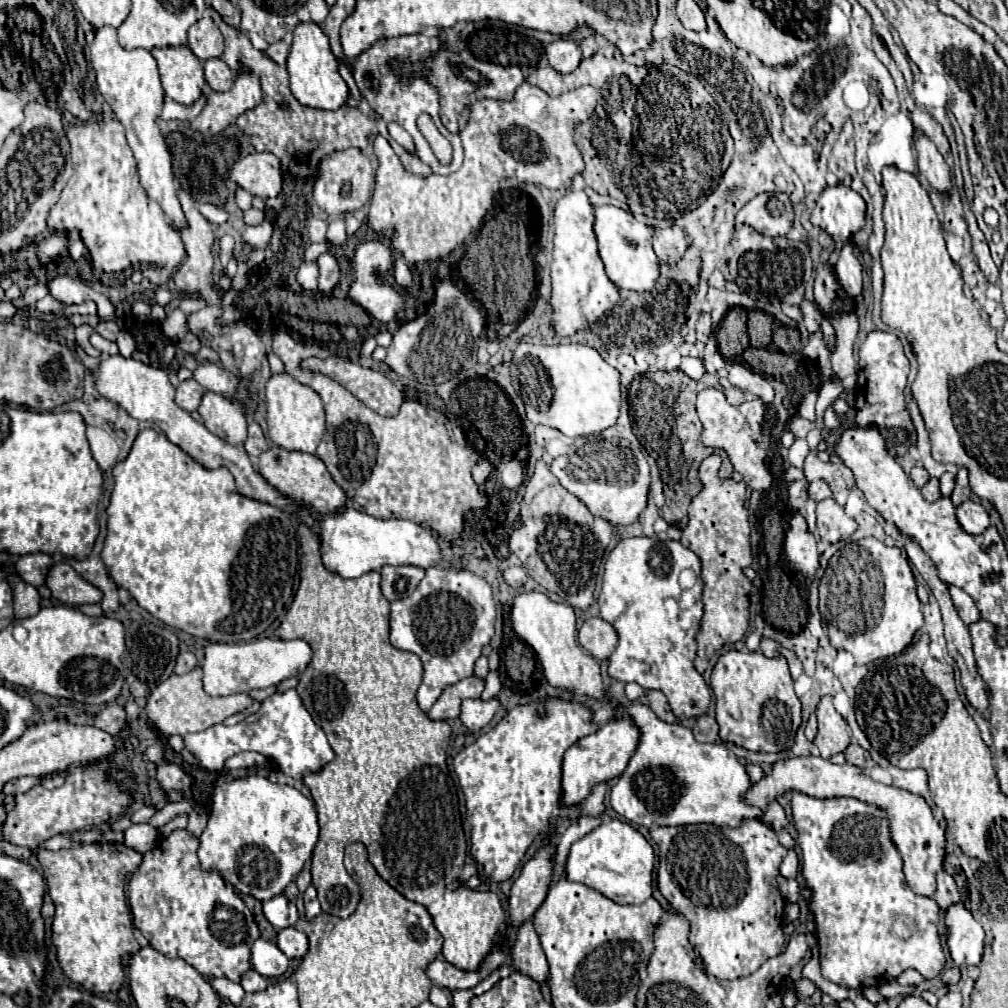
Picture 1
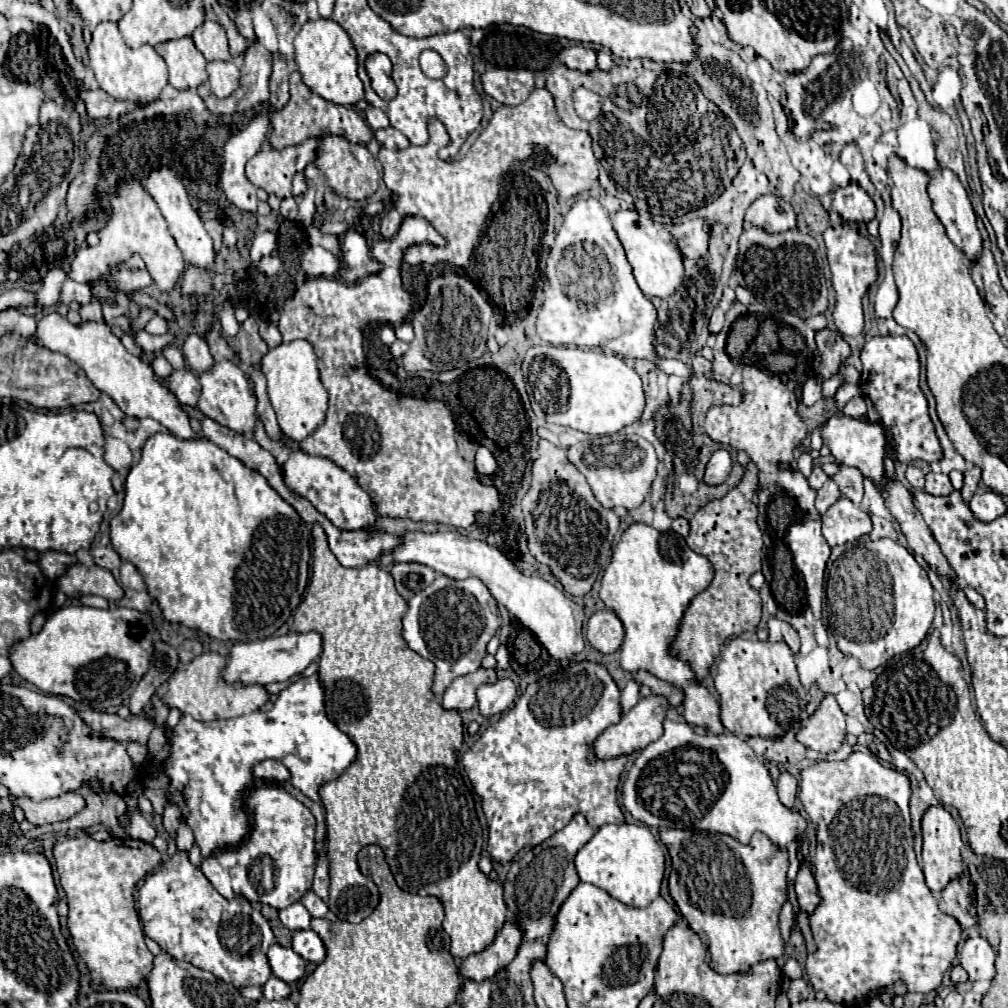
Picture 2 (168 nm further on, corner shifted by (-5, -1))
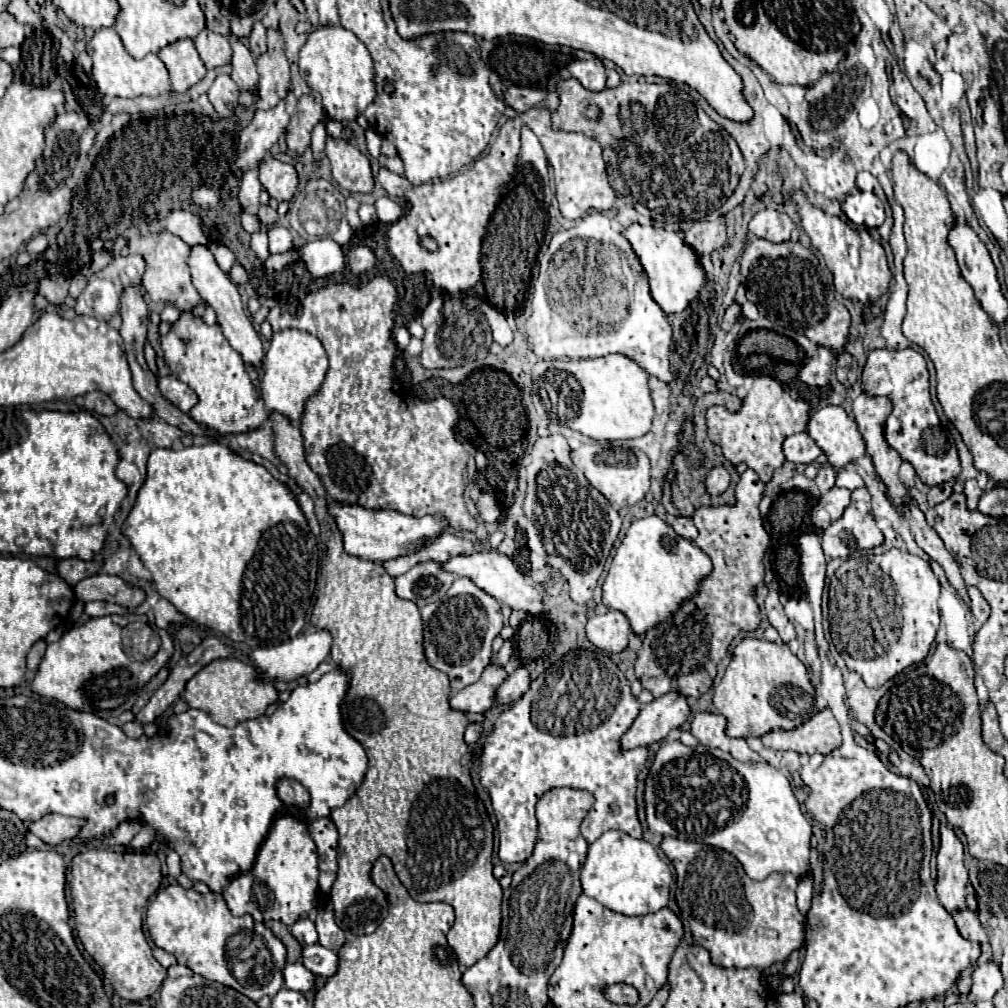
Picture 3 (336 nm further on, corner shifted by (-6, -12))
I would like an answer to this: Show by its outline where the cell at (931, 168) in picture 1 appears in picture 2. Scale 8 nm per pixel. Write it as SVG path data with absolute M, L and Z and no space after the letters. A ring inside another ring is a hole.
M936 167L932 171L928 171L930 175L930 183L928 183L928 195L932 199L932 205L934 205L934 213L938 215L938 219L942 221L942 225L946 227L946 233L950 237L950 241L962 249L972 261L980 257L980 251L982 251L982 237L978 233L978 227L976 227L976 215L974 215L974 209L970 205L970 199L968 199L968 193L964 189L964 185L960 183L960 179L956 177L956 173L952 173L950 169L944 169L944 167Z

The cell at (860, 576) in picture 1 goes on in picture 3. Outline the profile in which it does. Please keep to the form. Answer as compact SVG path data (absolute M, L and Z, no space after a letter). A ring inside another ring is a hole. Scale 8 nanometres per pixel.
M895 548L895 550L889 550L889 552L879 554L879 556L873 553L873 549L868 550L866 553L867 554L863 554L863 556L859 556L859 558L849 558L849 560L835 572L835 576L831 578L831 584L829 584L831 640L833 640L835 648L837 648L837 652L843 656L847 668L859 672L861 678L863 678L863 682L865 682L869 688L879 688L879 686L883 686L887 680L891 680L895 674L899 674L901 670L905 670L905 668L911 666L911 664L921 662L921 660L929 654L929 648L931 648L931 644L933 644L933 640L935 640L935 634L937 634L937 630L939 630L939 606L937 606L937 600L939 600L939 580L937 580L937 576L933 574L929 562L925 562L925 560L921 560L919 556L913 556L913 554L909 554L909 552L901 552L901 550ZM897 594L901 596L901 624L899 624L901 636L899 636L899 628L897 628Z

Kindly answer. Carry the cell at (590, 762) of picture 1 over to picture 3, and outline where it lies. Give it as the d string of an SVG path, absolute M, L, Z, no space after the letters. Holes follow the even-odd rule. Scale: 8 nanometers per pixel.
M667 692L665 696L659 696L653 702L641 706L633 726L621 738L621 748L629 750L661 742L673 728L681 728L689 714L691 708L687 698L679 692Z

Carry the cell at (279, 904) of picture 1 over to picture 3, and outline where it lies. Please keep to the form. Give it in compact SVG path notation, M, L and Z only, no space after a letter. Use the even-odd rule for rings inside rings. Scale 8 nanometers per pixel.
M305 918L305 920L299 920L297 924L291 926L291 934L299 940L299 944L317 944L317 930L315 930L315 924Z

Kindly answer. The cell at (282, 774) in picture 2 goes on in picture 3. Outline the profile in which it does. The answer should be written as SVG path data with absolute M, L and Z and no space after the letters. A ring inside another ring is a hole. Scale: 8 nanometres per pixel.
M279 780L277 784L277 794L279 798L287 804L287 806L295 806L295 808L305 808L309 804L309 792L295 780Z

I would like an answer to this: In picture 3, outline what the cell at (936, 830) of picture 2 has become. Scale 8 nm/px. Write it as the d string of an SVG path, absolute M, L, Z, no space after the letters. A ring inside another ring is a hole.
M941 826L941 848L937 852L937 896L947 912L957 912L967 908L965 888L967 888L967 868L963 866L963 844L955 832Z

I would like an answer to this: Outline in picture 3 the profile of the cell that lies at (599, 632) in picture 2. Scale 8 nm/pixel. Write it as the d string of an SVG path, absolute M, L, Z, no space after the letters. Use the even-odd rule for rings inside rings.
M609 610L601 616L593 616L587 622L587 638L601 650L609 654L617 654L627 648L629 638L629 620L623 612Z

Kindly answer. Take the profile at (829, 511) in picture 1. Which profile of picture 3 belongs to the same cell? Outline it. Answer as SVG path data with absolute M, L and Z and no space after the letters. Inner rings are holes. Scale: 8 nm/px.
M851 504L843 516L823 532L821 548L829 558L847 560L851 552L881 546L883 540L883 532L877 528L873 516Z

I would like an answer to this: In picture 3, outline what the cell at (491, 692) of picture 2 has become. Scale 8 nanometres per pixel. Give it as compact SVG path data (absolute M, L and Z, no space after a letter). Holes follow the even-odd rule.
M517 666L517 670L509 674L507 680L499 686L497 704L511 704L519 700L529 690L529 684L531 684L531 676L527 666Z

